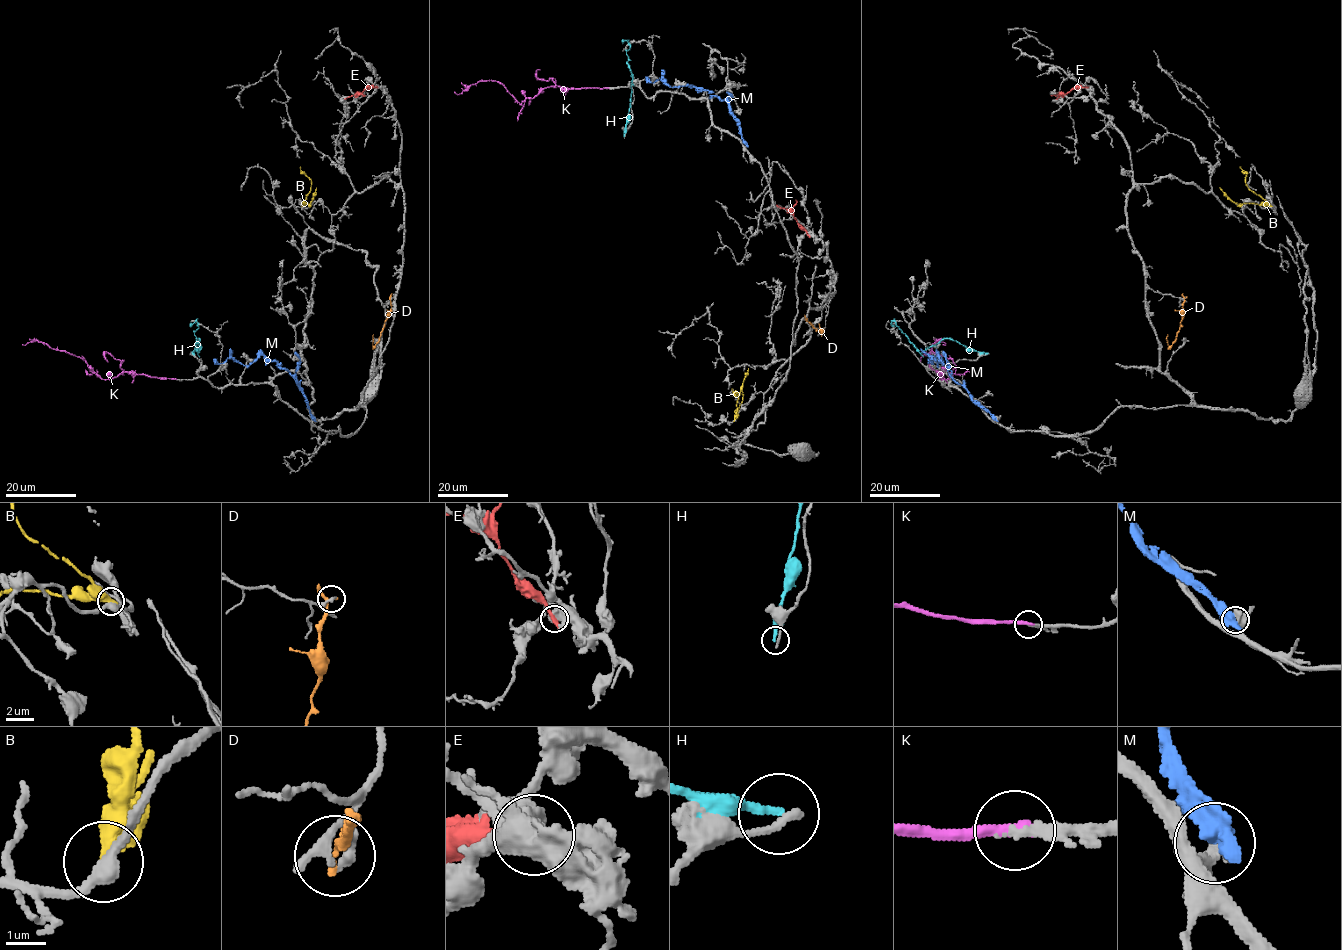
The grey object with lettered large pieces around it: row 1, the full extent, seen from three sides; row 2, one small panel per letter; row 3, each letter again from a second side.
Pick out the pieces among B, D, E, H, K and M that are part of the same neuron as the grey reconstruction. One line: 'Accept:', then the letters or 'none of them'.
Accept: K

